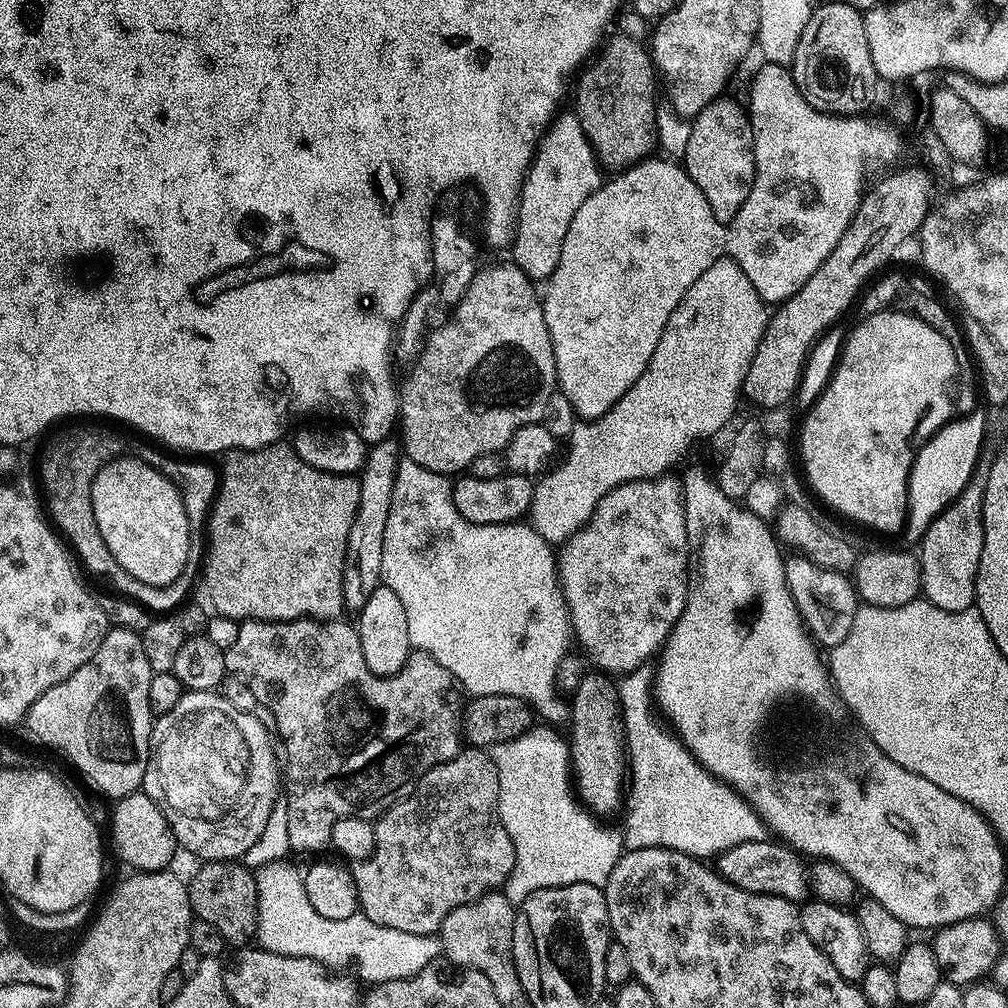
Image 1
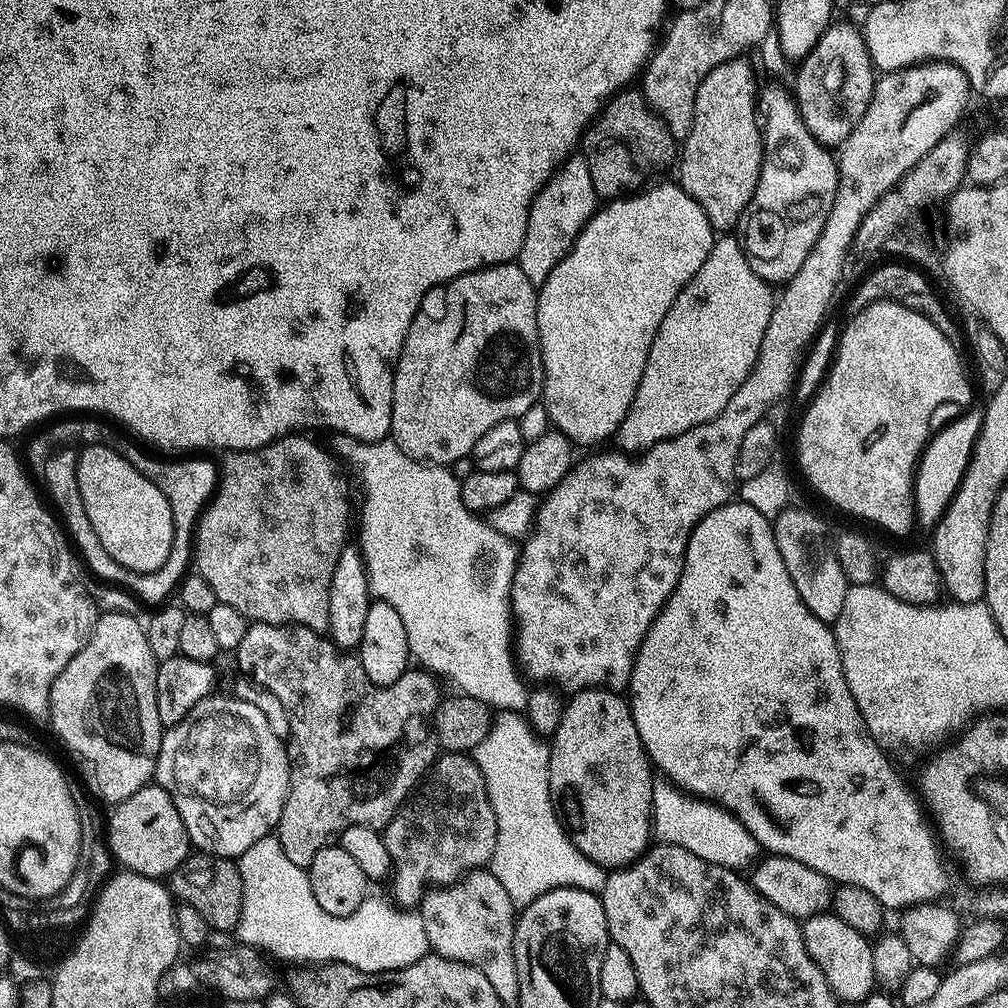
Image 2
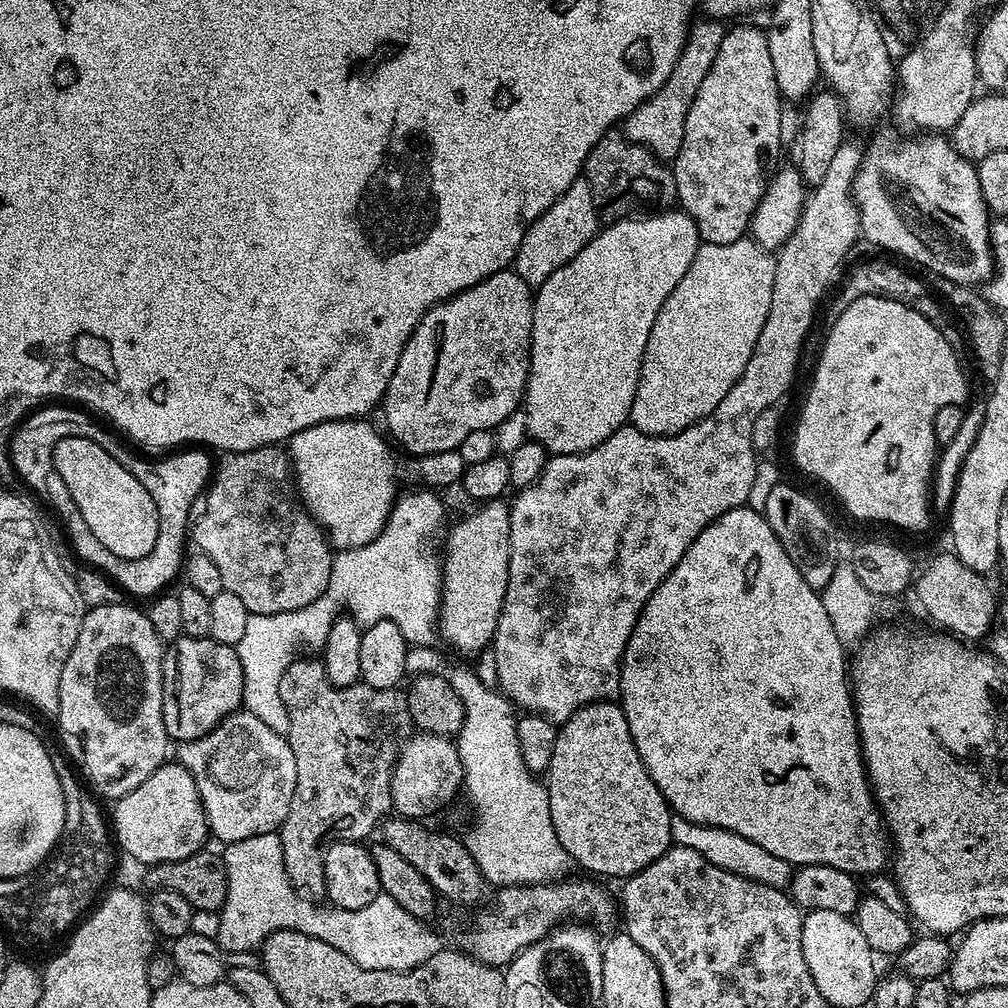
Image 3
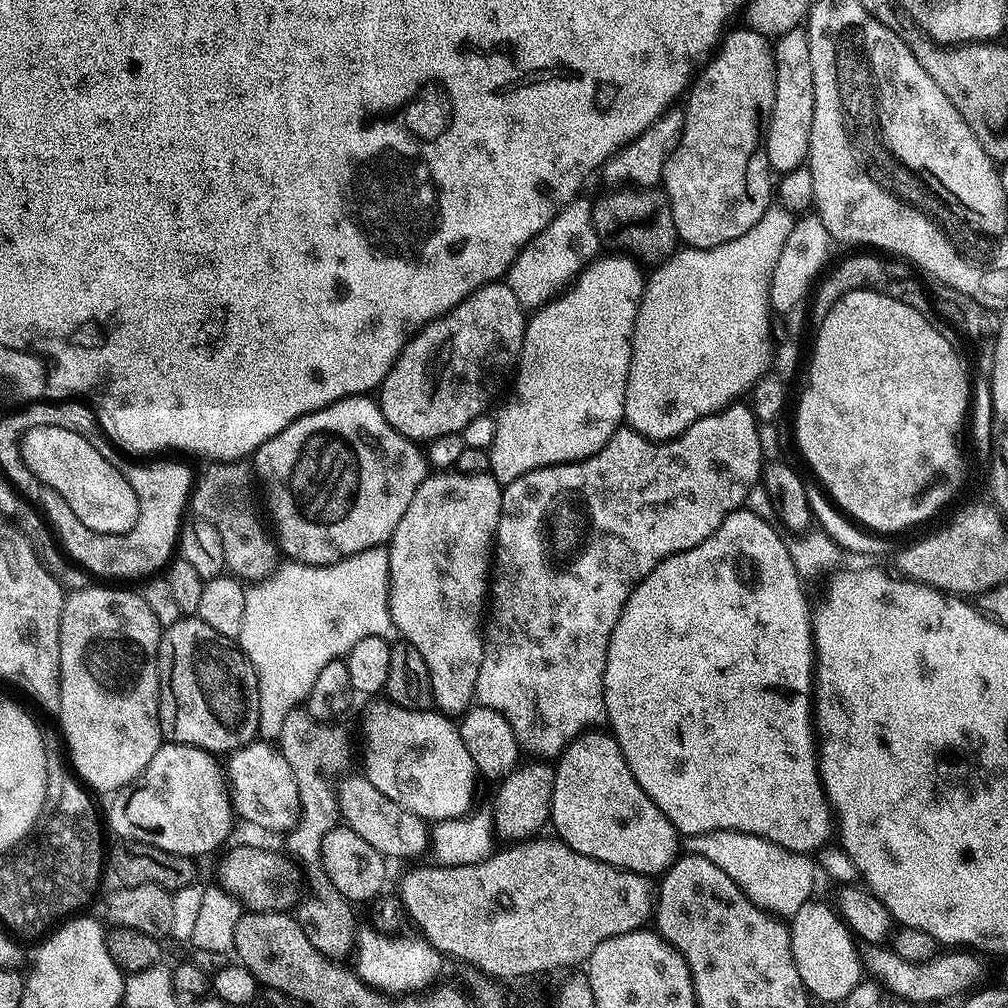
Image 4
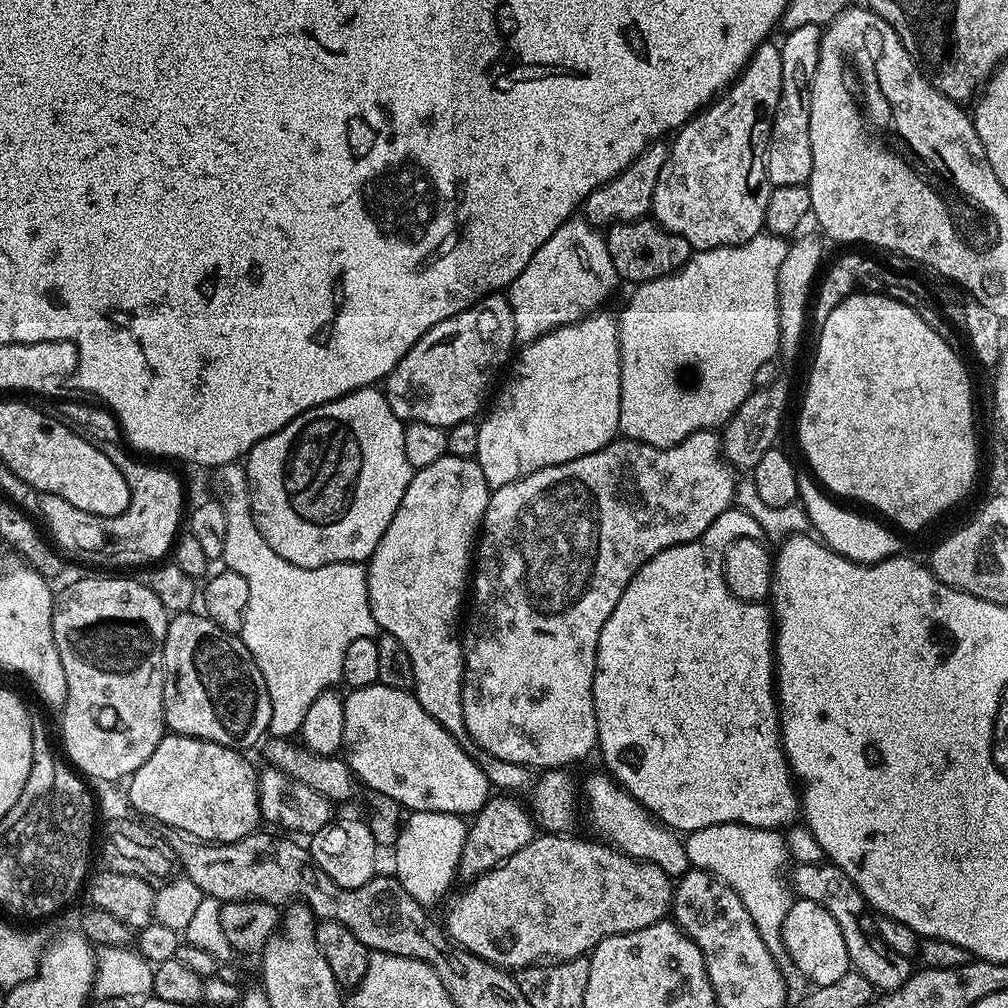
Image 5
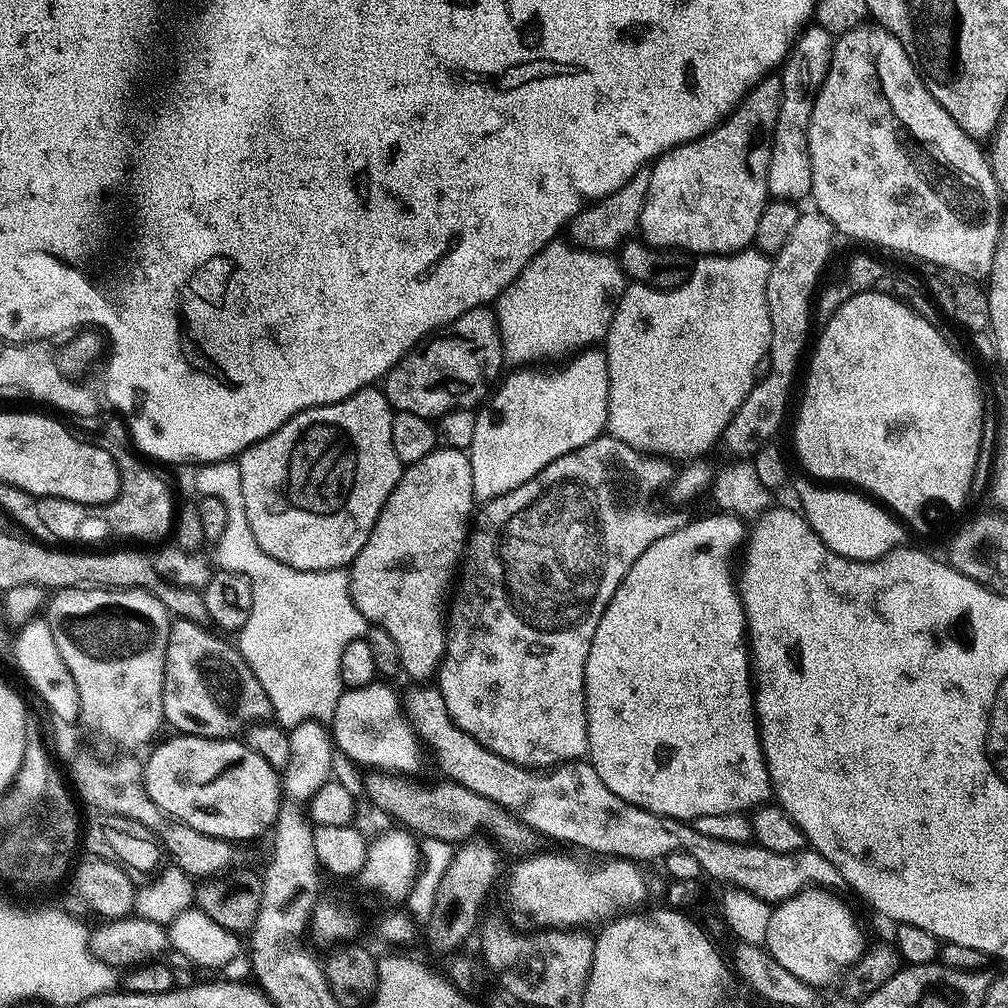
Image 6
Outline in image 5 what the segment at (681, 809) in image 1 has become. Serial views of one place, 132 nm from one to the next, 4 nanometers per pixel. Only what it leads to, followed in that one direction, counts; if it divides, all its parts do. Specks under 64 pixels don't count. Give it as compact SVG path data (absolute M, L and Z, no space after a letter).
M711 824L702 826L702 830L694 830L683 837L686 858L692 868L701 868L712 876L717 876L726 886L736 889L738 898L742 898L742 906L746 906L746 914L754 918L754 926L758 926L758 934L762 934L762 942L766 942L766 950L770 950L774 962L780 967L784 975L784 983L788 986L788 1000L803 1002L810 991L810 982L798 970L798 966L792 964L790 954L781 950L780 935L782 934L782 922L794 903L794 893L786 883L786 868L784 863L789 863L788 846L785 837L779 831L771 828L755 828L745 824Z

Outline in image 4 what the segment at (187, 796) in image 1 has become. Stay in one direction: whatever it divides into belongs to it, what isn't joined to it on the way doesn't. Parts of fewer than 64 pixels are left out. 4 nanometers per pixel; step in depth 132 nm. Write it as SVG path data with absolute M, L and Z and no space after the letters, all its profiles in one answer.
M268 742L243 744L241 748L234 749L227 760L226 783L235 815L239 819L241 816L248 824L257 824L272 832L284 834L291 830L300 817L298 782L279 747Z

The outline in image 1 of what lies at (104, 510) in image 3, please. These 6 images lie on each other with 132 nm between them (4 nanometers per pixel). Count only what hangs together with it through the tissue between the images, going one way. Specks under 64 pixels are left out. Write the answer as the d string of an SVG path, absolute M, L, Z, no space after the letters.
M128 456L125 460L121 458L109 459L98 470L98 474L92 483L92 505L94 506L94 522L98 526L98 534L102 534L102 542L106 542L106 550L110 550L110 554L114 554L114 562L118 562L118 566L122 566L122 570L126 570L126 574L137 572L140 580L151 580L165 575L168 578L174 575L175 569L180 562L188 556L190 550L190 538L192 537L192 528L188 524L188 515L186 514L186 506L182 506L182 498L179 490L176 489L170 480L167 480L159 467L155 463L147 464L144 460L135 460L134 457Z

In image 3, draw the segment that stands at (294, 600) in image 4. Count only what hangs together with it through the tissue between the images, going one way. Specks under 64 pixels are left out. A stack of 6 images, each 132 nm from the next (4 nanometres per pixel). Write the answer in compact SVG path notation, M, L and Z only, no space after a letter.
M435 491L408 492L397 495L388 521L384 529L366 546L346 548L337 551L332 557L332 569L328 579L328 588L310 606L302 606L298 610L290 610L282 614L249 615L246 622L246 634L242 634L242 642L234 645L238 658L242 662L244 675L243 707L254 718L266 722L270 730L283 736L290 730L290 718L286 714L286 706L280 697L282 674L291 666L299 648L323 649L326 638L330 634L330 626L341 615L340 608L345 608L347 615L361 626L374 622L389 620L402 630L402 638L412 646L428 646L438 636L438 611L440 607L440 589L442 587L442 560L438 548L432 545L432 539L445 527L444 504L435 496Z

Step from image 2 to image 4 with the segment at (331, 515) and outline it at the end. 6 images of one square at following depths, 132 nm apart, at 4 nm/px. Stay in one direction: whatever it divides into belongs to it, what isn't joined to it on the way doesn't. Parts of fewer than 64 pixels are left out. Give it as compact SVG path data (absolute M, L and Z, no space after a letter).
M247 459L218 460L207 465L204 473L197 475L190 497L190 508L199 519L210 522L214 530L218 530L218 538L222 538L222 554L224 555L225 569L231 575L244 582L261 582L267 580L278 568L278 544L262 515L262 508L256 505L256 492L258 496L258 477L253 465Z

